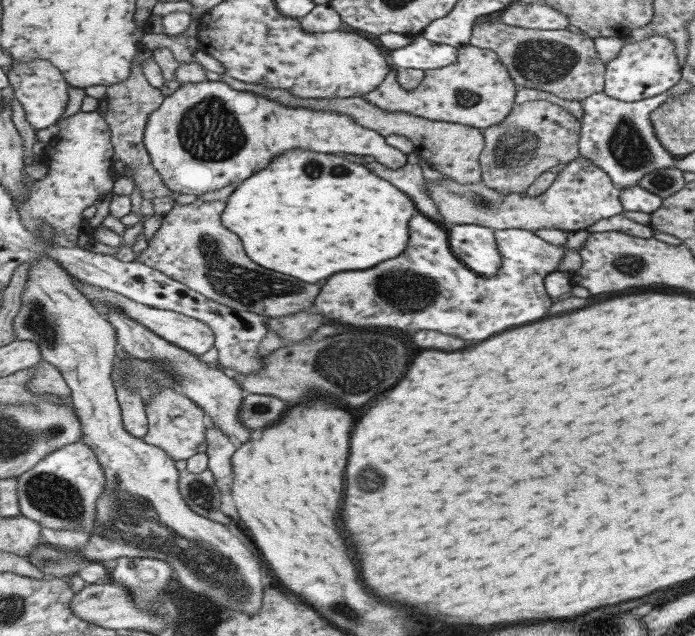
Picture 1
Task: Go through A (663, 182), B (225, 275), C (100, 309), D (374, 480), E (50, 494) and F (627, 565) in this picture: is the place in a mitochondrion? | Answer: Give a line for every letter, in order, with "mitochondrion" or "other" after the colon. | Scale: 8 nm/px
A: mitochondrion
B: mitochondrion
C: other
D: mitochondrion
E: mitochondrion
F: other

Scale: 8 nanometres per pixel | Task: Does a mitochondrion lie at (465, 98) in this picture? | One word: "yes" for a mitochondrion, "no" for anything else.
yes

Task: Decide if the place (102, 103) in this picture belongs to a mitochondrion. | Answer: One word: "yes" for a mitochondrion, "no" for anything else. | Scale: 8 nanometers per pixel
no

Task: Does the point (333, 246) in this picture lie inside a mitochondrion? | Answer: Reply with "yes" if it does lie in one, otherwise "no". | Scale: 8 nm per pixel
no

